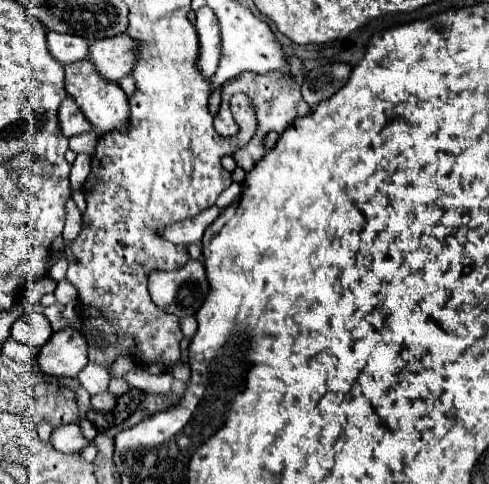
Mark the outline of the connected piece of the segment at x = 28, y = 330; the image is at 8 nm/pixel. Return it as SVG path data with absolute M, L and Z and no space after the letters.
M41 311L23 313L11 327L11 337L33 349L41 349L53 335L49 319Z

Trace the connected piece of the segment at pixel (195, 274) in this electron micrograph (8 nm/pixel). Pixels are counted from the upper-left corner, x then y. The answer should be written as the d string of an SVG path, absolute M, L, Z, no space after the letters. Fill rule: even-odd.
M189 261L177 271L153 271L149 295L153 303L177 317L195 315L207 293L207 277L201 261Z

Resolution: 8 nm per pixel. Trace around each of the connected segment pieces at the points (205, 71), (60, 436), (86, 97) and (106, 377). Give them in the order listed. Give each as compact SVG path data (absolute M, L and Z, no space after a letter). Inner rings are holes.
M207 5L195 13L195 29L199 37L199 53L195 67L205 79L211 79L221 55L221 35L217 29L217 19Z
M67 423L51 433L51 445L61 453L81 453L89 441L81 435L77 423Z
M83 59L79 63L71 63L65 67L65 91L79 105L81 113L91 123L97 137L103 137L105 133L111 133L111 131L127 131L127 127L129 127L127 95L123 93L123 89L117 83L105 81L95 71L93 63L89 63L87 59Z
M87 363L85 369L77 375L77 379L89 393L101 393L107 389L111 375L107 367L101 367L99 363Z

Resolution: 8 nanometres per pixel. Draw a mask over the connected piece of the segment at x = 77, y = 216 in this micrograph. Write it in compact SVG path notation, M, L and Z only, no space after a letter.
M69 197L67 207L65 207L65 227L63 227L65 247L67 247L67 243L71 243L71 241L77 239L79 231L81 231L81 211L77 209L75 201Z

